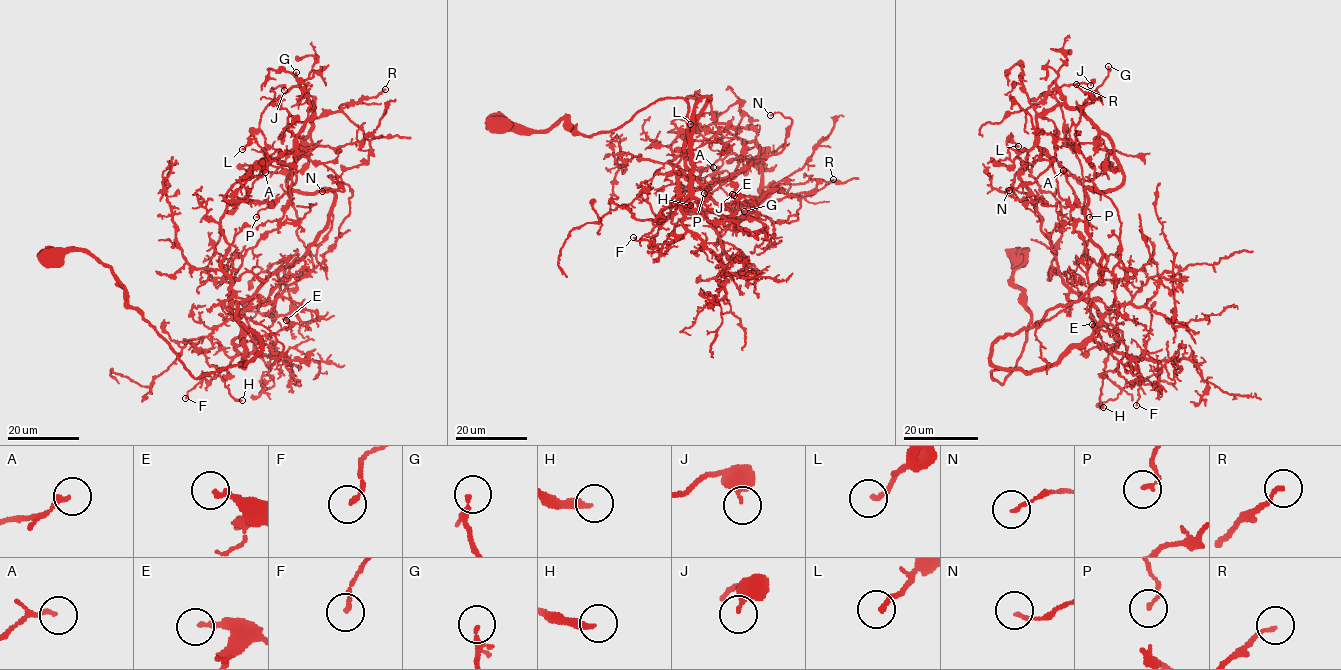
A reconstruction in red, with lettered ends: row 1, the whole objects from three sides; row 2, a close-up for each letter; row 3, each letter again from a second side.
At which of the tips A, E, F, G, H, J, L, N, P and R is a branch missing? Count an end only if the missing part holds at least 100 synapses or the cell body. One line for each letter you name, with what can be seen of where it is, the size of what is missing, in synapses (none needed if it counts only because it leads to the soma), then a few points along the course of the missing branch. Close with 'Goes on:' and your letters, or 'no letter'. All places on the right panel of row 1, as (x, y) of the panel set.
Goes on: no letter

